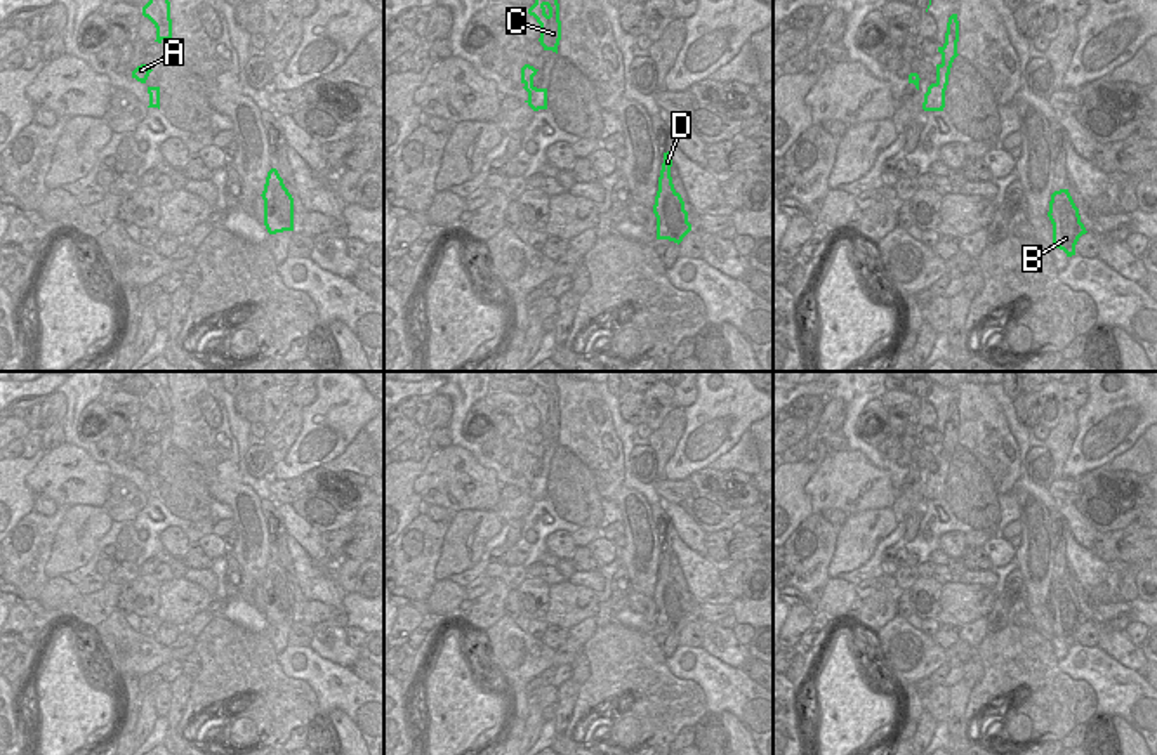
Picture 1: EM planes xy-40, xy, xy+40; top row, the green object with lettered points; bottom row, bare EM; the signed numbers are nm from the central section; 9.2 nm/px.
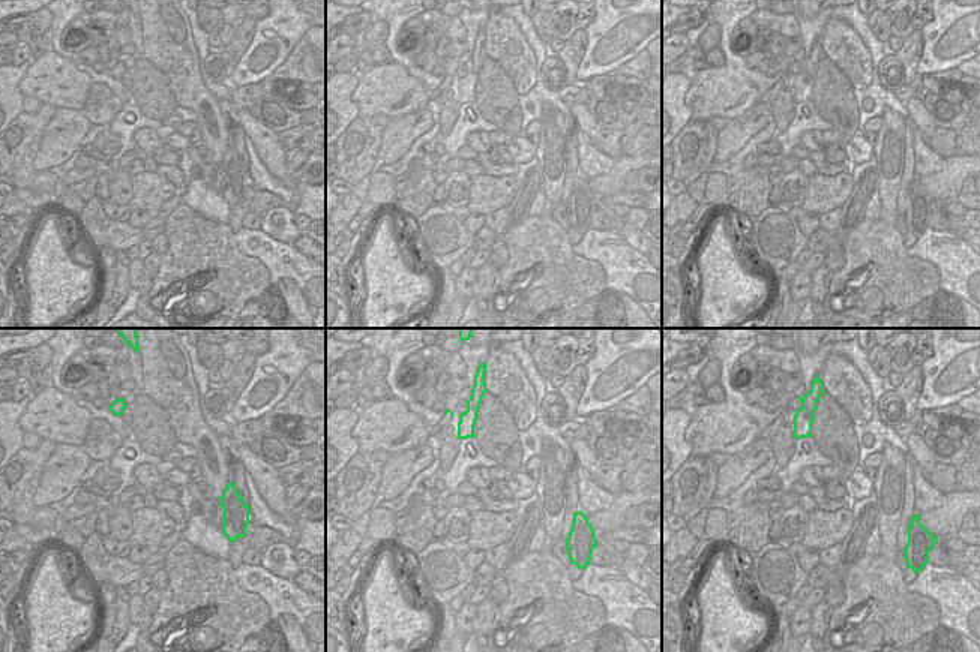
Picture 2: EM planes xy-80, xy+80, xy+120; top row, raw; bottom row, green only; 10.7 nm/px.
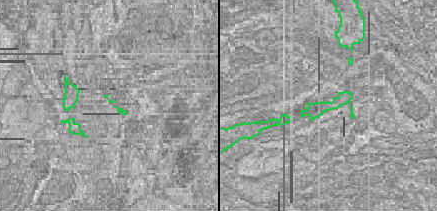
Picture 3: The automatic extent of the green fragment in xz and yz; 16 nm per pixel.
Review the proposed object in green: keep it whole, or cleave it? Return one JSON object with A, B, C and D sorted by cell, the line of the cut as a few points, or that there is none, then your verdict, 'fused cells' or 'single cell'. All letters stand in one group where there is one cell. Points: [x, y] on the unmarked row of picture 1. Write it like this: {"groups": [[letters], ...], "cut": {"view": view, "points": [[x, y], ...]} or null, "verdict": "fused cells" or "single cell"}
{"groups": [["A"], ["B", "C", "D"]], "cut": {"view": "xy", "points": [[535, 476], [528, 485]]}, "verdict": "fused cells"}

